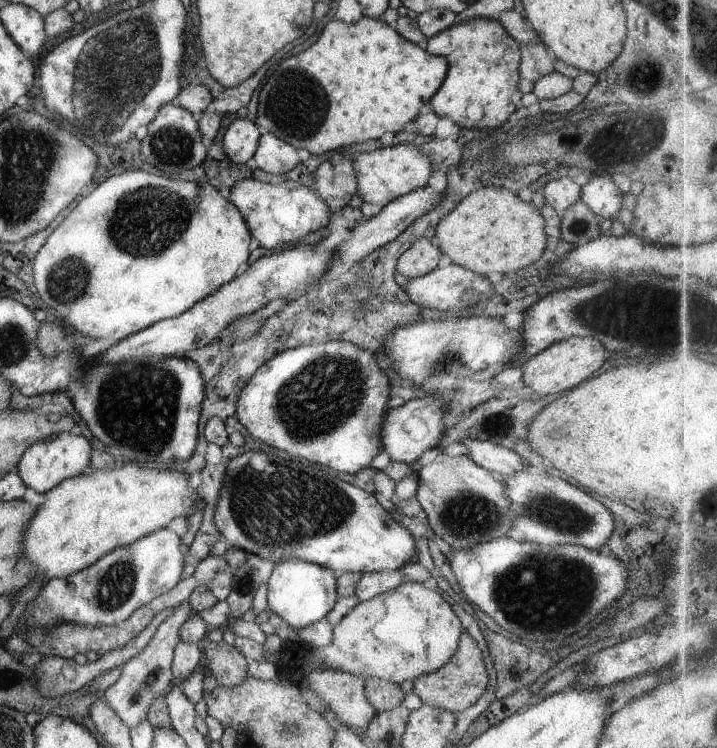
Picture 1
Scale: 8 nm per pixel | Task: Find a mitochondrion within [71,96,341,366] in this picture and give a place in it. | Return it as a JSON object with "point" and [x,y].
{"point":[145,222]}

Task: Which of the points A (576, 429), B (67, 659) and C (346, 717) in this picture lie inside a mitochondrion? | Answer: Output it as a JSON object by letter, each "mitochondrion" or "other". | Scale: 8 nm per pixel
{"A":"other","B":"other","C":"other"}

